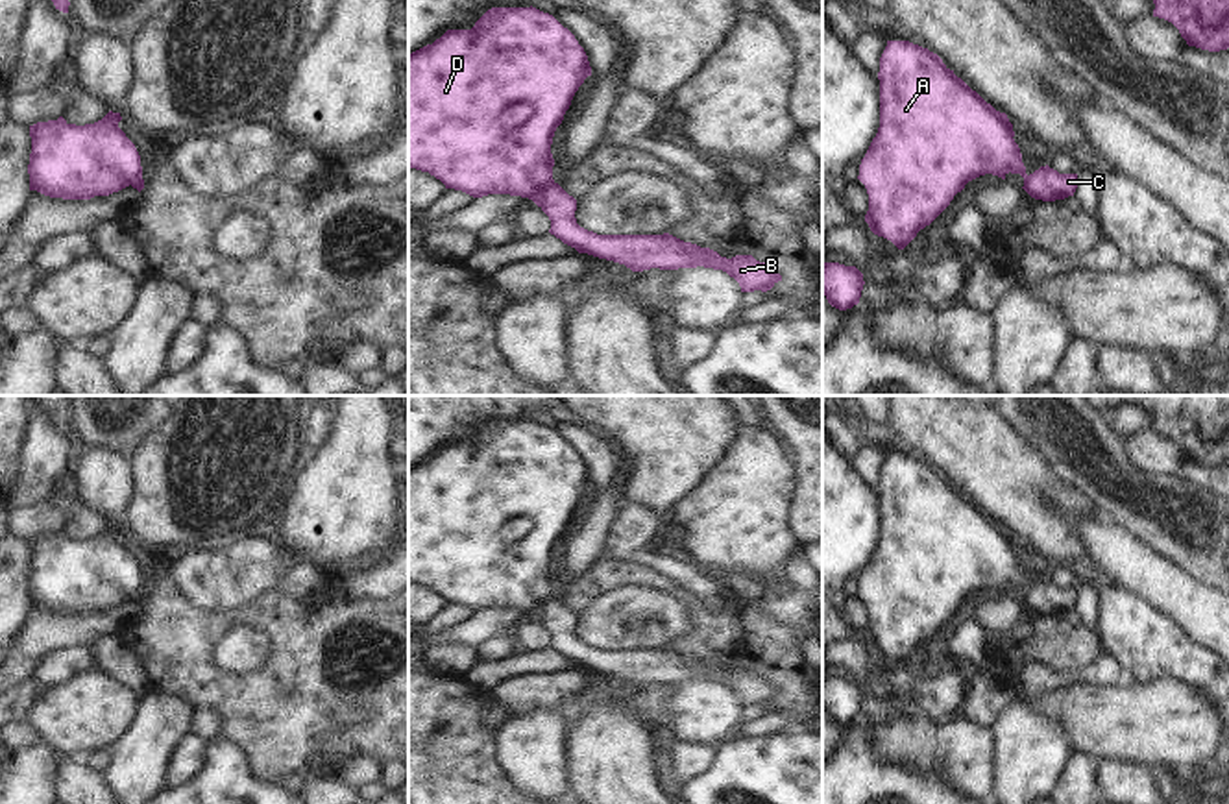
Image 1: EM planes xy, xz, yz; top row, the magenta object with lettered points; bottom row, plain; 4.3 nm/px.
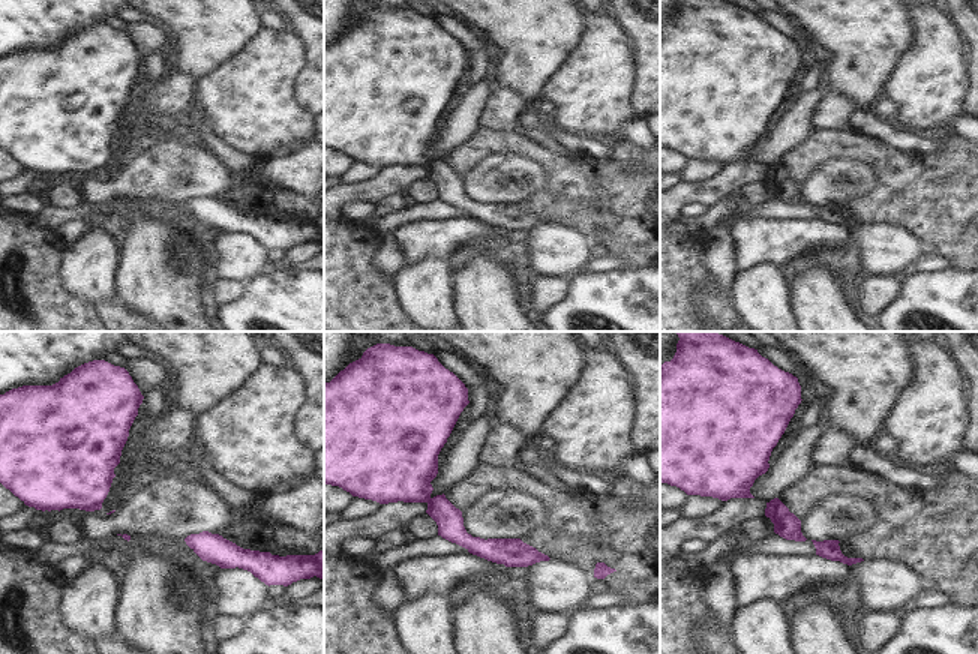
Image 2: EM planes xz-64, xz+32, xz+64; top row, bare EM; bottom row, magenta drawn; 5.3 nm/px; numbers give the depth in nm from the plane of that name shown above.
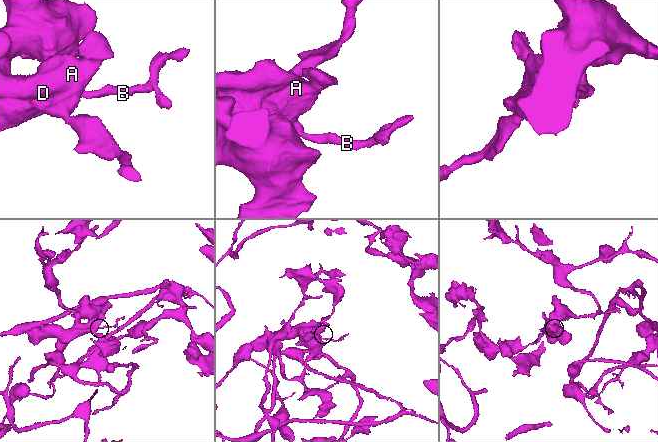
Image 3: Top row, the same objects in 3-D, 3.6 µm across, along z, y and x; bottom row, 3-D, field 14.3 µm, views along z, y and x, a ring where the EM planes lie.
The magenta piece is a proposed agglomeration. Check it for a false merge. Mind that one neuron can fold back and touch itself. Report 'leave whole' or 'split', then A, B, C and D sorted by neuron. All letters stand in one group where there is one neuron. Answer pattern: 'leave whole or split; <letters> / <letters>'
split; A D / B C

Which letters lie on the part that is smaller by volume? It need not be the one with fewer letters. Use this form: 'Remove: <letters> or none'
Remove: B, C

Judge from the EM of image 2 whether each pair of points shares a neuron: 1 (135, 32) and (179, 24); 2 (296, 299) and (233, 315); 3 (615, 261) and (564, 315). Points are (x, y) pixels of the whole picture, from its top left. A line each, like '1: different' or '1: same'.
1: different
2: same
3: different

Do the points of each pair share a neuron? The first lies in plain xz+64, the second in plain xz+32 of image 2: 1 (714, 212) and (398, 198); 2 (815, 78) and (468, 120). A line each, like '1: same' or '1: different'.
1: same
2: different

